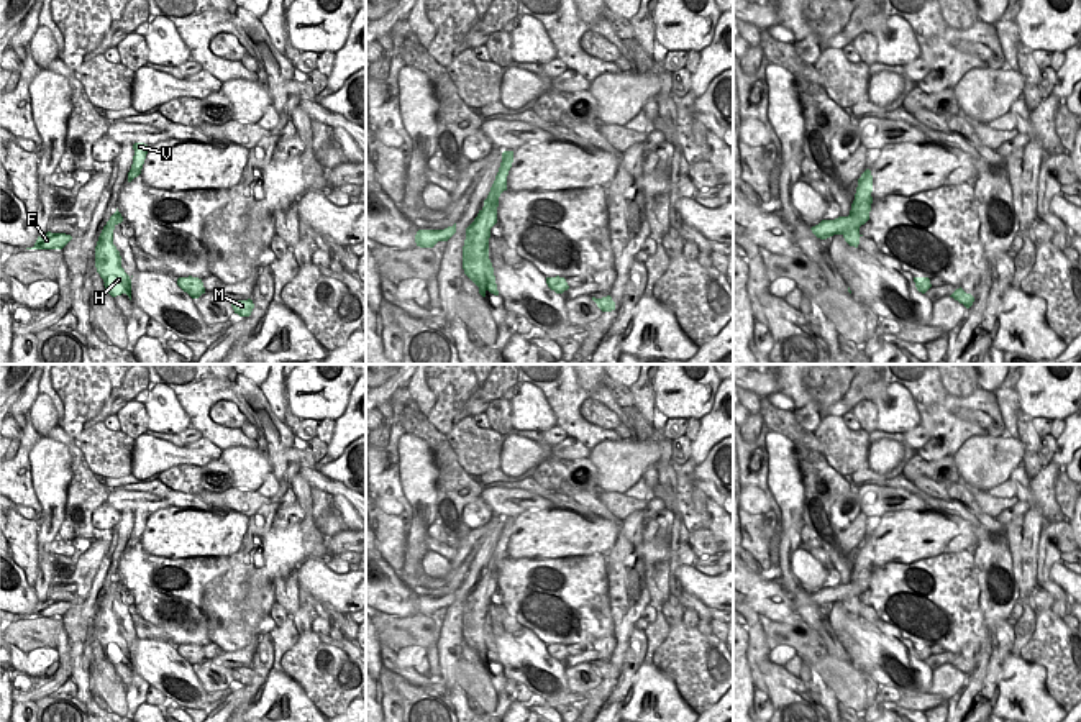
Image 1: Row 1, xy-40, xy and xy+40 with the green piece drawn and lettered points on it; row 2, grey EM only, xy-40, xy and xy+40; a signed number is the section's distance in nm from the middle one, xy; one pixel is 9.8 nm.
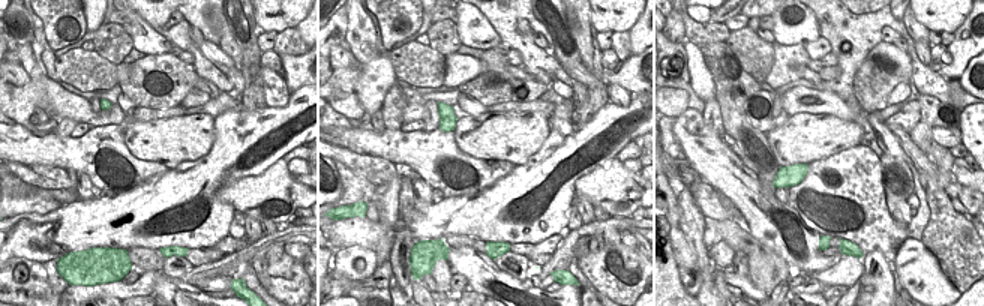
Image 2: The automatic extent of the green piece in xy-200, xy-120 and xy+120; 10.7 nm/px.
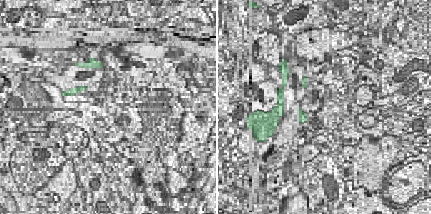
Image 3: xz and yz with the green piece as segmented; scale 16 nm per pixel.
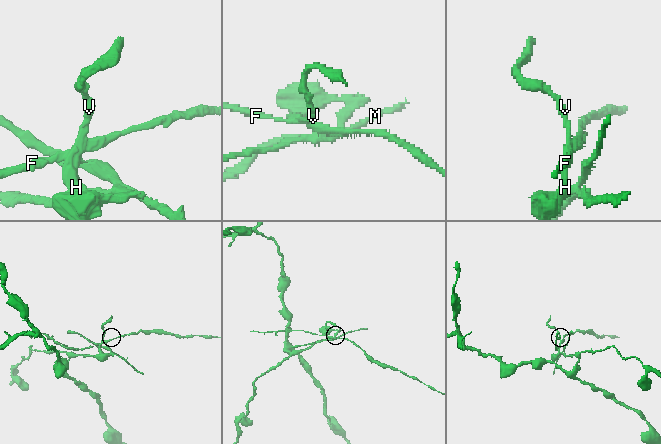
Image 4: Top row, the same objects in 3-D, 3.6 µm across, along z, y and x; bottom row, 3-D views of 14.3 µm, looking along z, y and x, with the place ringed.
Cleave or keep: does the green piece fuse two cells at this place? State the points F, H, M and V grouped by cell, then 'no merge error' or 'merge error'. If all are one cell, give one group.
groups F / H M V; merge error

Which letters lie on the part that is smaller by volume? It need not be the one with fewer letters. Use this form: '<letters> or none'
F

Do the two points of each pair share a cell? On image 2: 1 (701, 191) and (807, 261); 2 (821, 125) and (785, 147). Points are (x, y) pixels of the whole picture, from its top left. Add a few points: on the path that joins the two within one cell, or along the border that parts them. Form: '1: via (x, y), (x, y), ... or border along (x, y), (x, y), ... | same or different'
1: border along (705, 180), (717, 191) | different
2: via (812, 134), (794, 143) | same

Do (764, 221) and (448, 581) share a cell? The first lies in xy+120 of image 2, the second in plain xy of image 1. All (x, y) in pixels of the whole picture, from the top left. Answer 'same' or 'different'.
different

